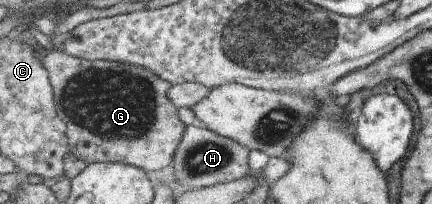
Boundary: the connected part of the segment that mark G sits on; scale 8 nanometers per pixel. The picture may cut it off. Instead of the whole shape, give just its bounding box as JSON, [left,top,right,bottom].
[43,51,188,171]

